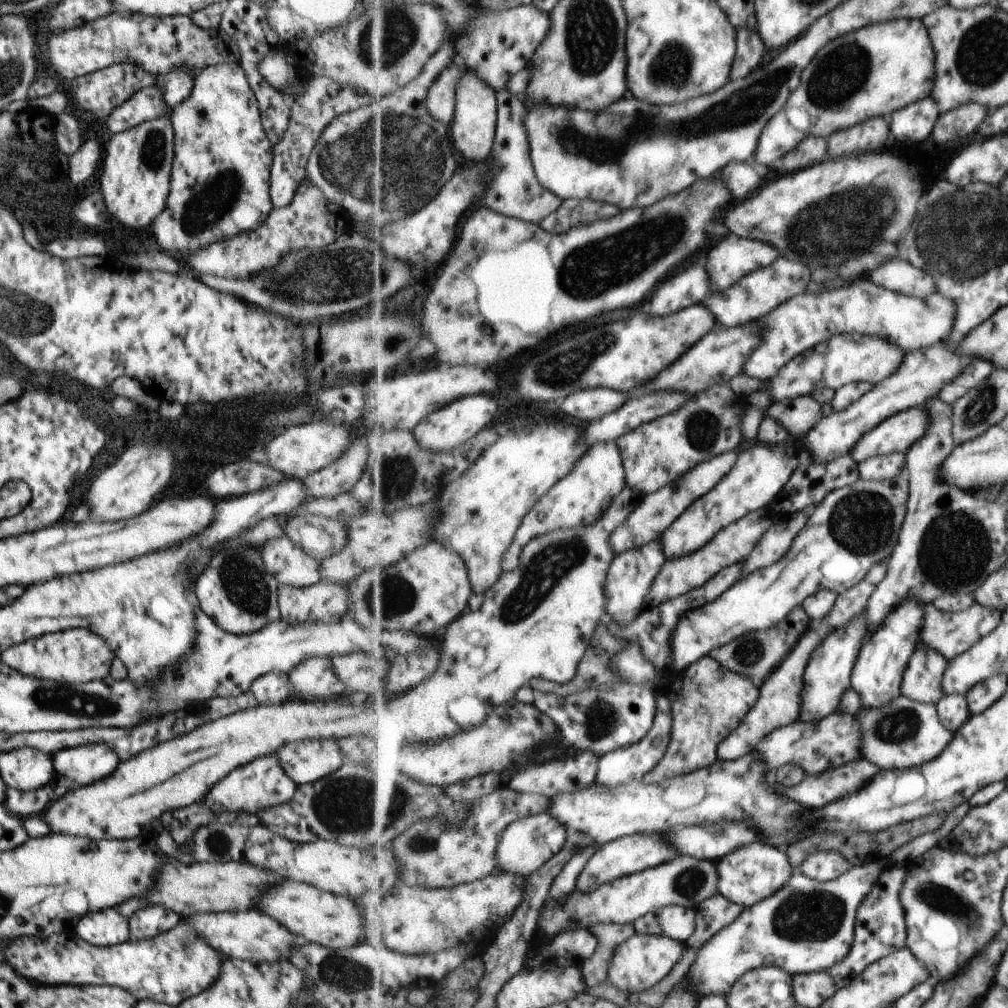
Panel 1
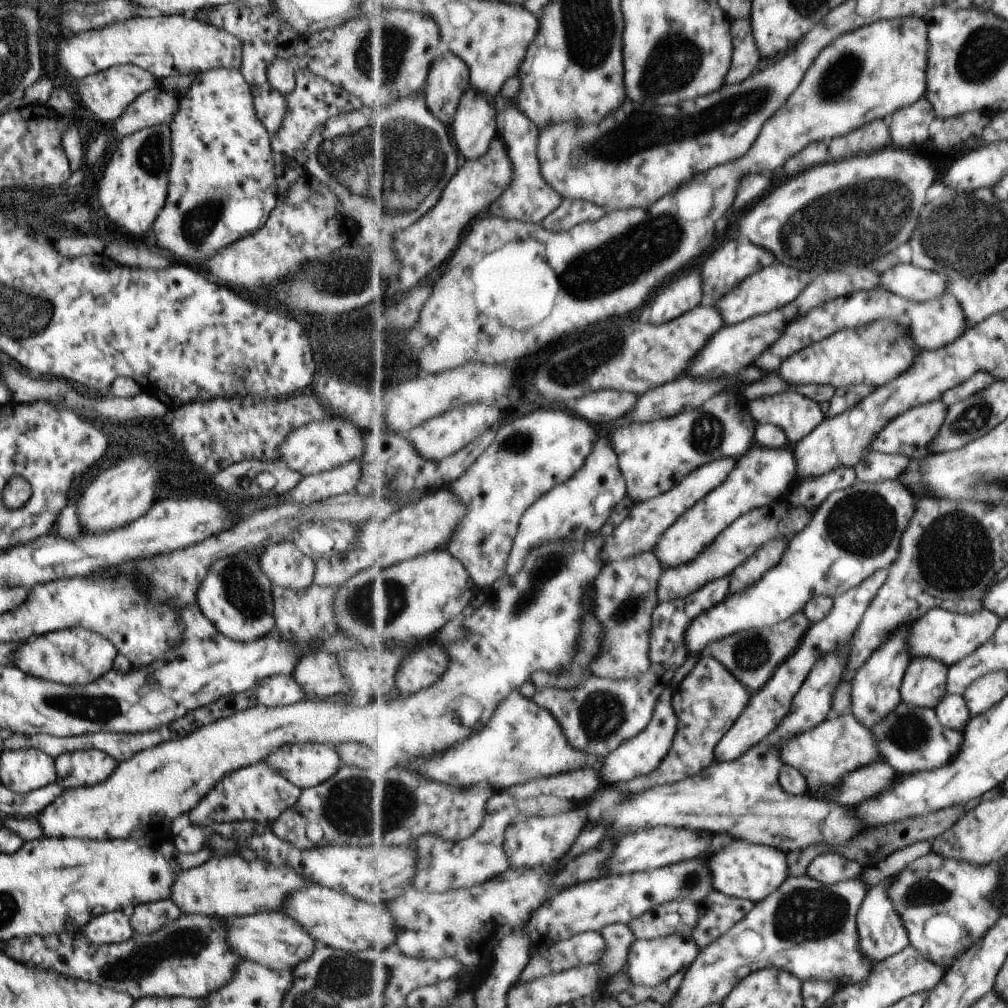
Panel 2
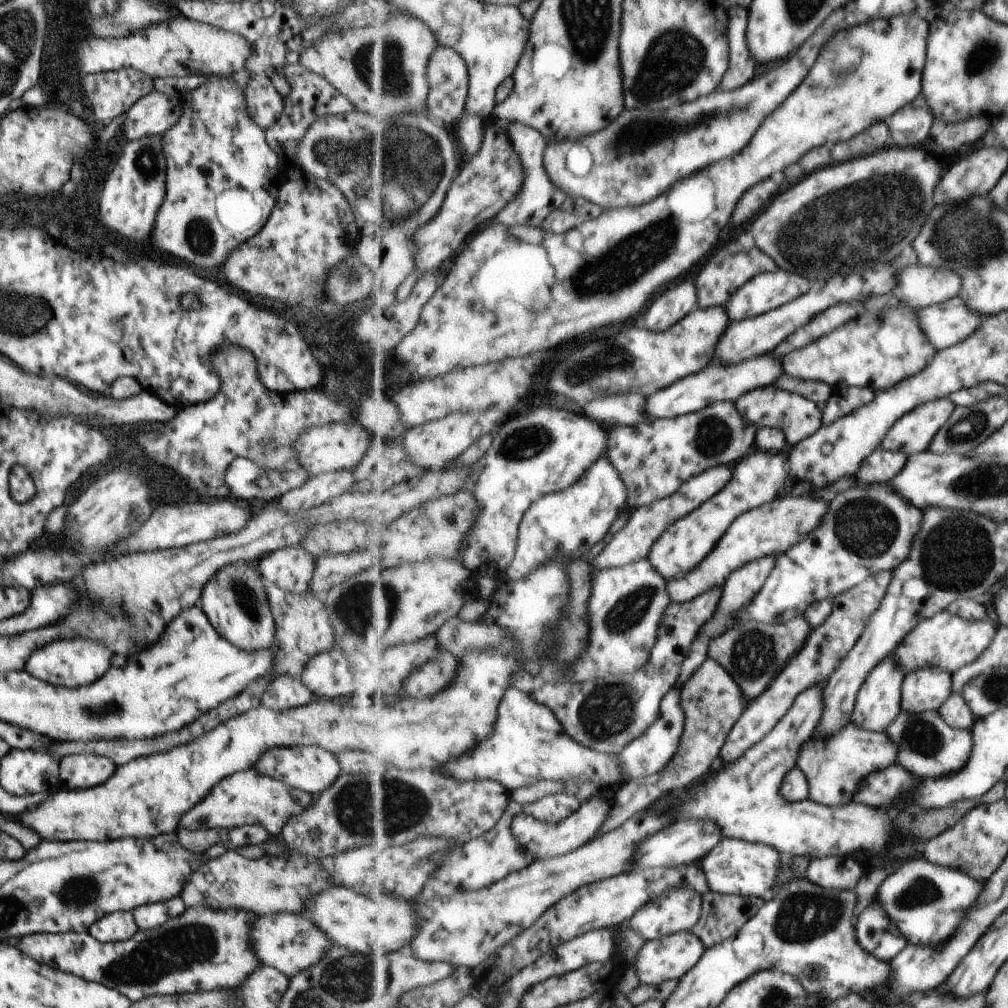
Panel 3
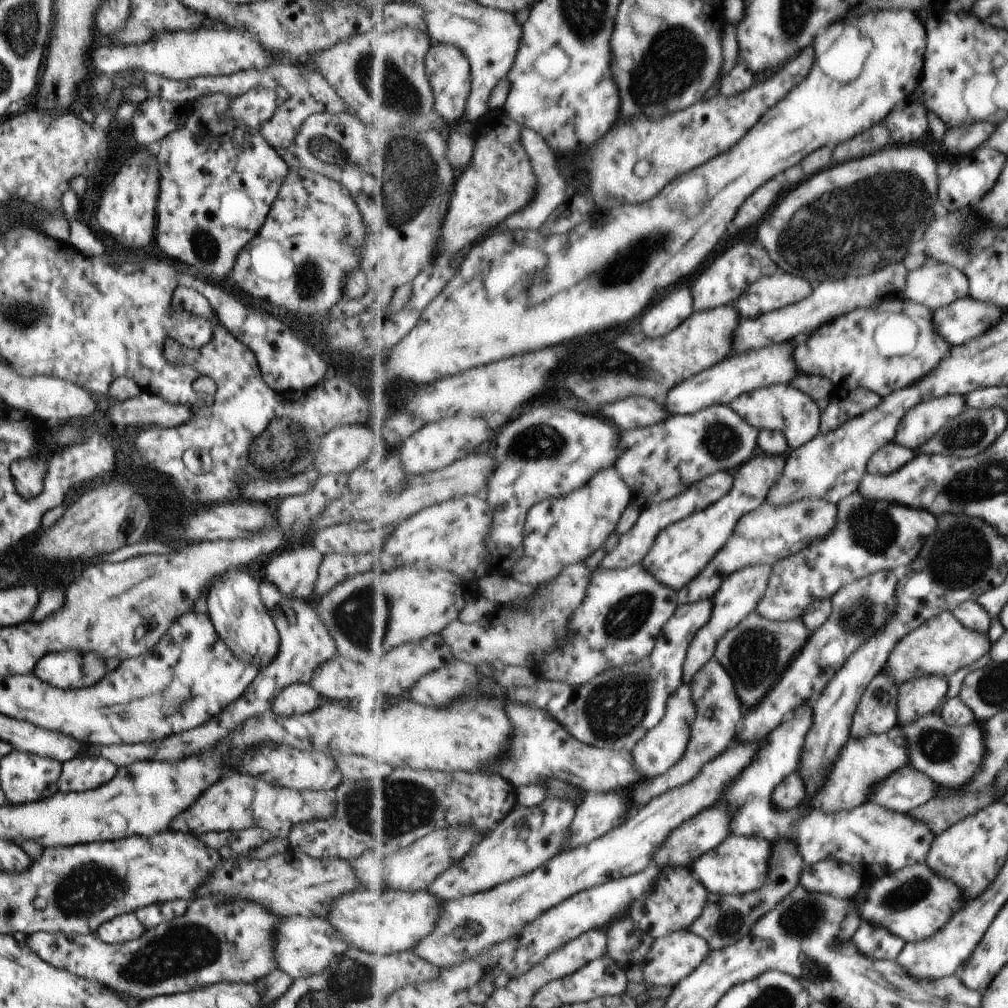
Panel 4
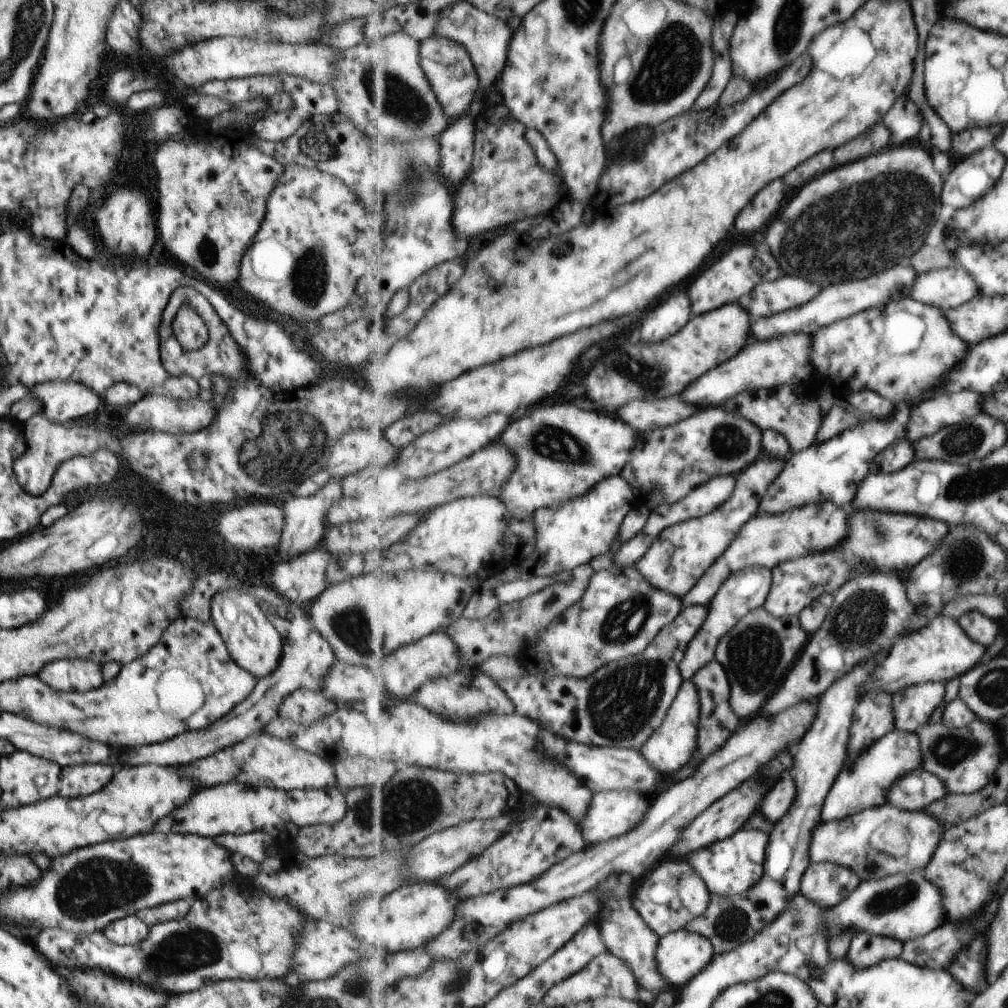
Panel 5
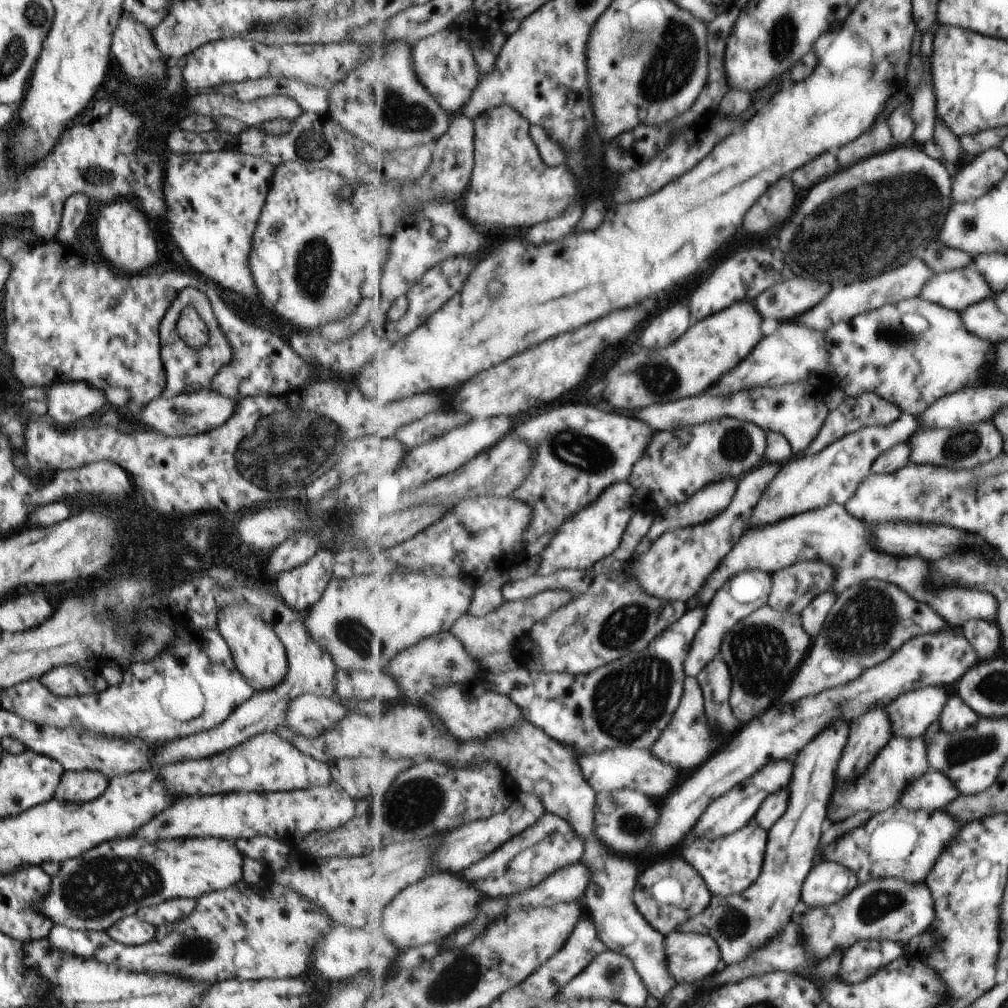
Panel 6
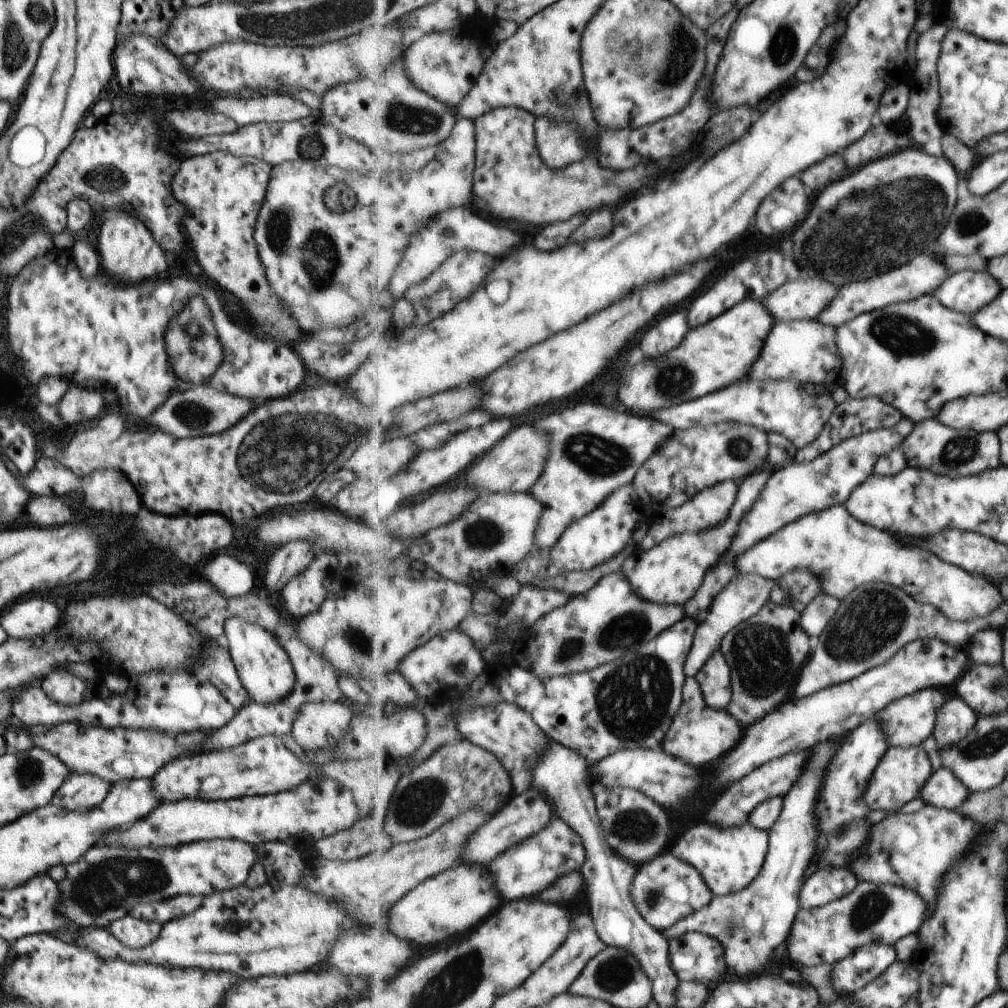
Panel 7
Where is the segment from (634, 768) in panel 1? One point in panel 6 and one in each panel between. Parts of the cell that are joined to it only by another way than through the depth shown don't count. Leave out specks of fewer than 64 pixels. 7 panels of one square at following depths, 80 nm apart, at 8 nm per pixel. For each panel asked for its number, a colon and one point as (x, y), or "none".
2: (645, 753)
3: (650, 753)
4: (664, 746)
5: (673, 745)
6: (690, 739)

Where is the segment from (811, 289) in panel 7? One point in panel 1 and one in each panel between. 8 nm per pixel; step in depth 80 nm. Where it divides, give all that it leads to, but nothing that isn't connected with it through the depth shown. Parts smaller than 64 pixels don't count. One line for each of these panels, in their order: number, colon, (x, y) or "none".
1: (757, 294)
2: (770, 289)
3: (767, 291)
4: (769, 294)
5: (771, 298)
6: (784, 302)

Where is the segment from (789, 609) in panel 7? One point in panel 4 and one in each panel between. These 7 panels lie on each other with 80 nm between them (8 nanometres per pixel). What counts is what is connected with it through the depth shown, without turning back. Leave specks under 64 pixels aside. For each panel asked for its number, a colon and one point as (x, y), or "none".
4: (754, 652)
5: (759, 651)
6: (764, 651)

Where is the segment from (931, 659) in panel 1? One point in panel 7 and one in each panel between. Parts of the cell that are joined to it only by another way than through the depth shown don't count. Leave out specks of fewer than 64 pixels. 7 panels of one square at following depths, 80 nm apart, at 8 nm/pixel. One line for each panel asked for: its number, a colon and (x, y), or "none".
2: (925, 683)
3: (924, 690)
4: (920, 697)
5: (913, 707)
6: (911, 714)
7: (908, 722)

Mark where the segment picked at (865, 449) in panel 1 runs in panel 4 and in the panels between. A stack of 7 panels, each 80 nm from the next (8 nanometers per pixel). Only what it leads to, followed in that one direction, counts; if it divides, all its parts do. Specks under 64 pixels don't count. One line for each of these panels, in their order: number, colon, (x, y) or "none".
2: (910, 434)
3: (914, 433)
4: (922, 423)

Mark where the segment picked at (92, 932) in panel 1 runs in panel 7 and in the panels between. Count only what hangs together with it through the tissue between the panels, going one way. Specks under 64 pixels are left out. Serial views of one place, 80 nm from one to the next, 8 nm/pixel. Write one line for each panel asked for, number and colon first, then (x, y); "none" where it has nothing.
2: (113, 927)
3: (118, 926)
4: (124, 927)
5: (129, 930)
6: (129, 930)
7: (134, 933)

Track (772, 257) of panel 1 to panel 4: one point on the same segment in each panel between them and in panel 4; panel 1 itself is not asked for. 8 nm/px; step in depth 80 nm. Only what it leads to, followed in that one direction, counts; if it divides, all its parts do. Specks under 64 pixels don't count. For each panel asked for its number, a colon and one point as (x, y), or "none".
2: (730, 265)
3: (730, 269)
4: (722, 283)

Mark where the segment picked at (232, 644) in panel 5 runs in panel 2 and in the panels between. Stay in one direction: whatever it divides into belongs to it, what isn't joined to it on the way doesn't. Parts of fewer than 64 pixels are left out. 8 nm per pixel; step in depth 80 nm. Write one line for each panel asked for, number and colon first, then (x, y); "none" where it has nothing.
2: (234, 596)
3: (233, 600)
4: (233, 606)

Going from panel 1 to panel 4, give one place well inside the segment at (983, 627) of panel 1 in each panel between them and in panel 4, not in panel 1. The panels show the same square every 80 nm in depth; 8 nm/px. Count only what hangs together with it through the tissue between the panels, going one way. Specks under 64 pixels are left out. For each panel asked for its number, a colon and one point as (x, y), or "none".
2: (948, 637)
3: (950, 642)
4: (943, 645)

